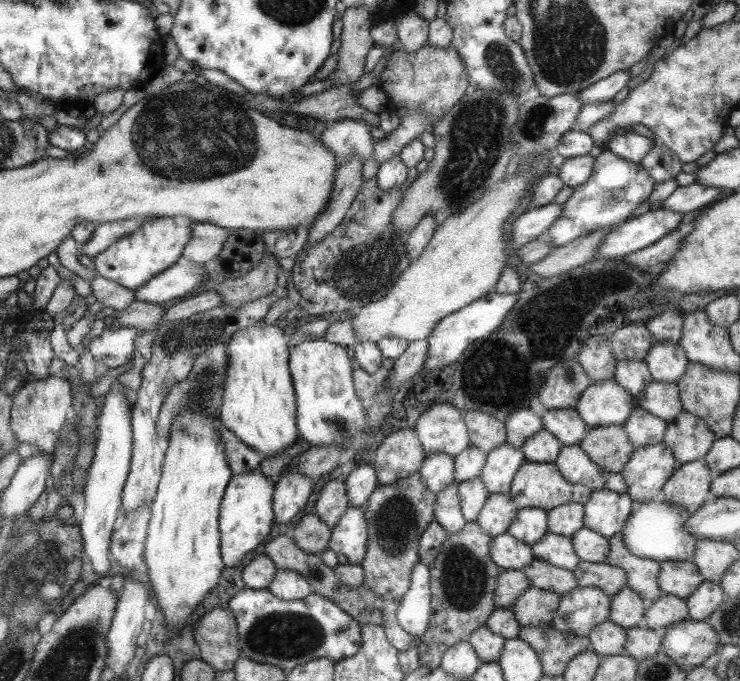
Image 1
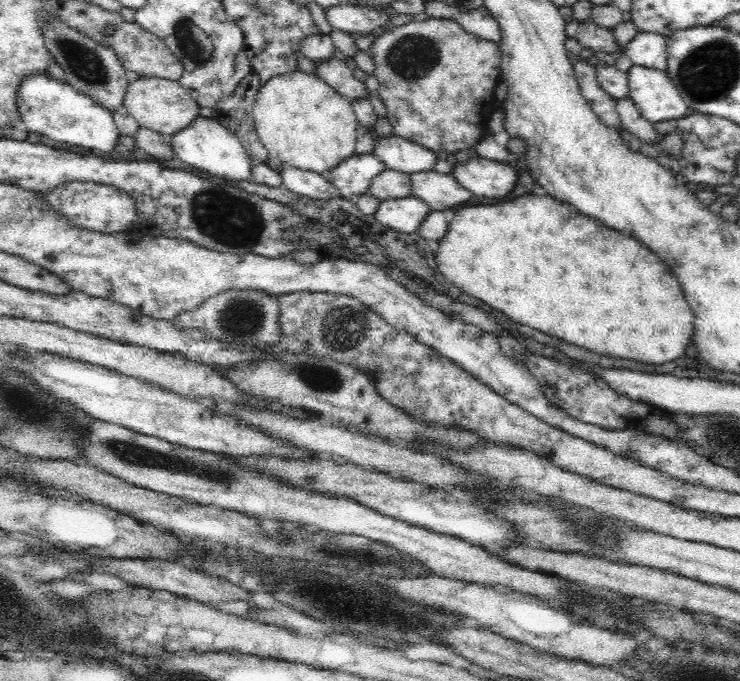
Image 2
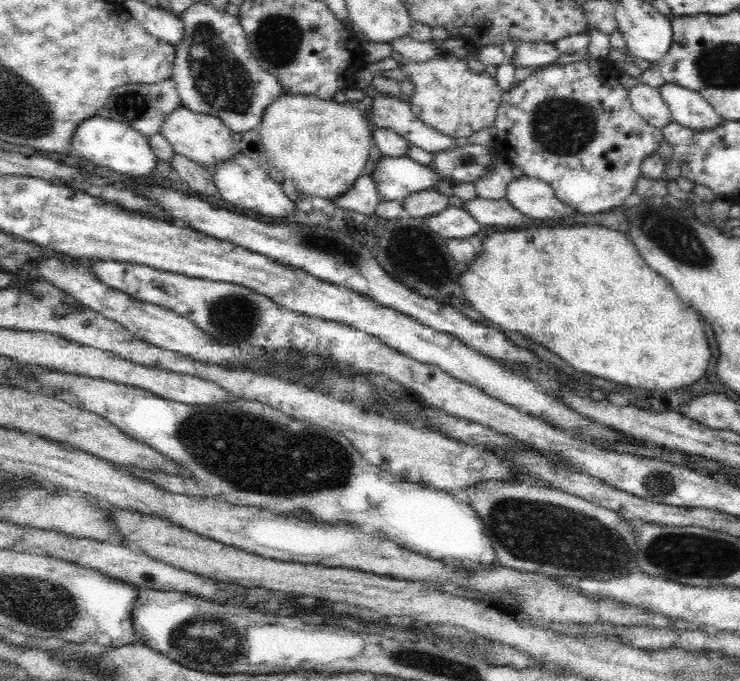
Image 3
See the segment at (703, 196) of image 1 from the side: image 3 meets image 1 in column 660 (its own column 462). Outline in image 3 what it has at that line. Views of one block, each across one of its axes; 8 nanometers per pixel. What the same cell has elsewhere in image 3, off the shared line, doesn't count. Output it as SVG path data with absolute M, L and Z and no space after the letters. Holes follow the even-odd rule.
M472 198L468 202L460 202L464 210L468 210L476 222L484 226L524 226L524 216L520 210L516 210L508 198L500 200L486 200L486 198Z

